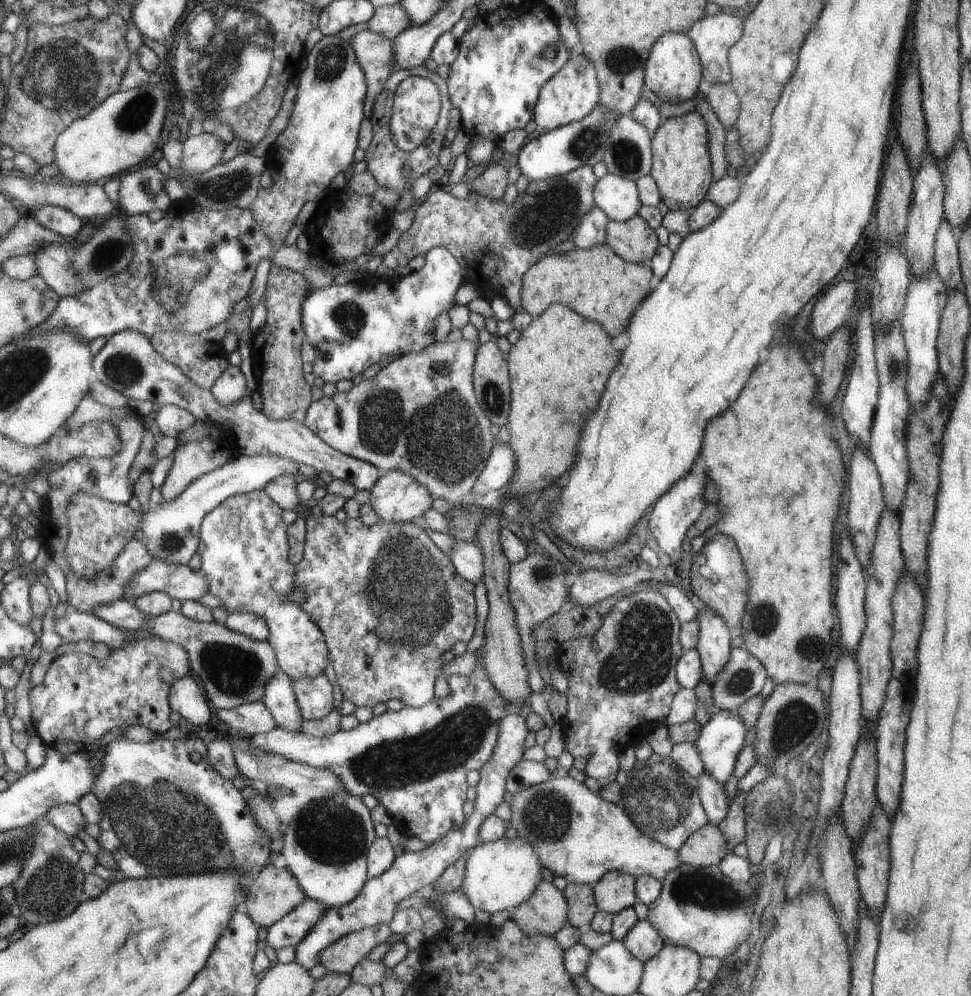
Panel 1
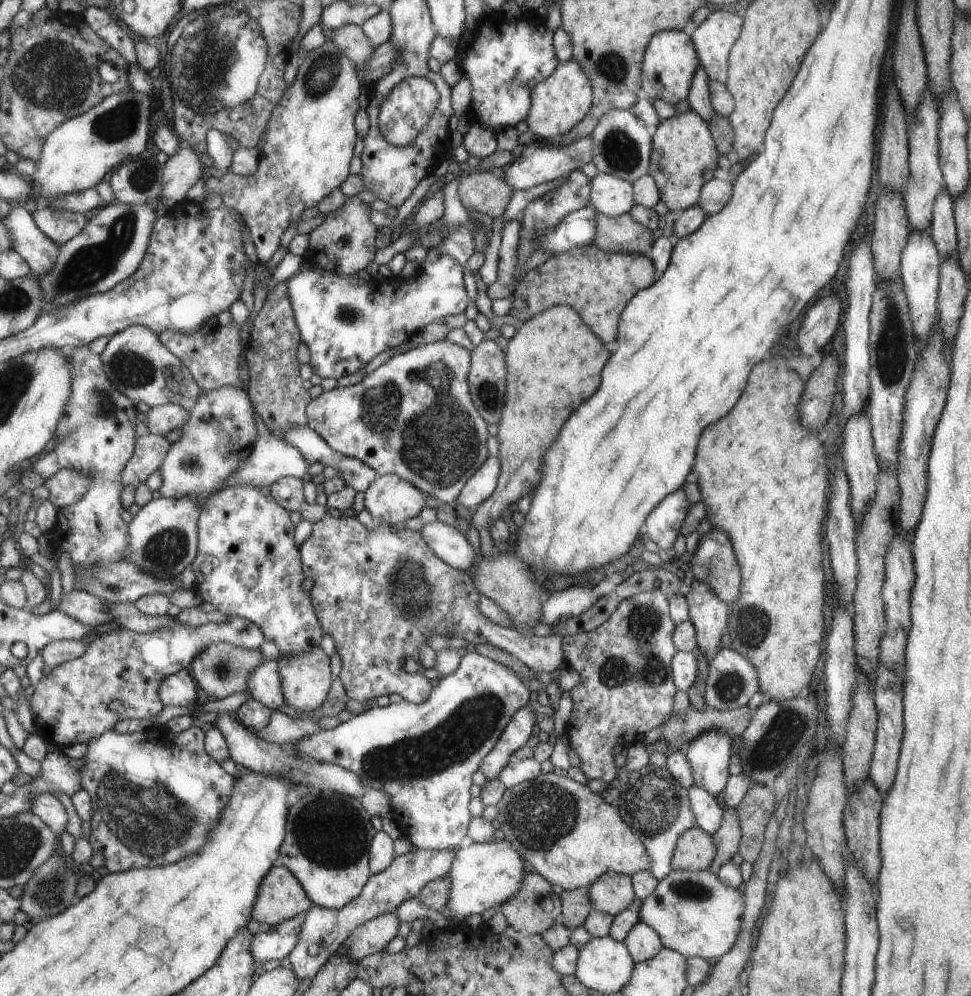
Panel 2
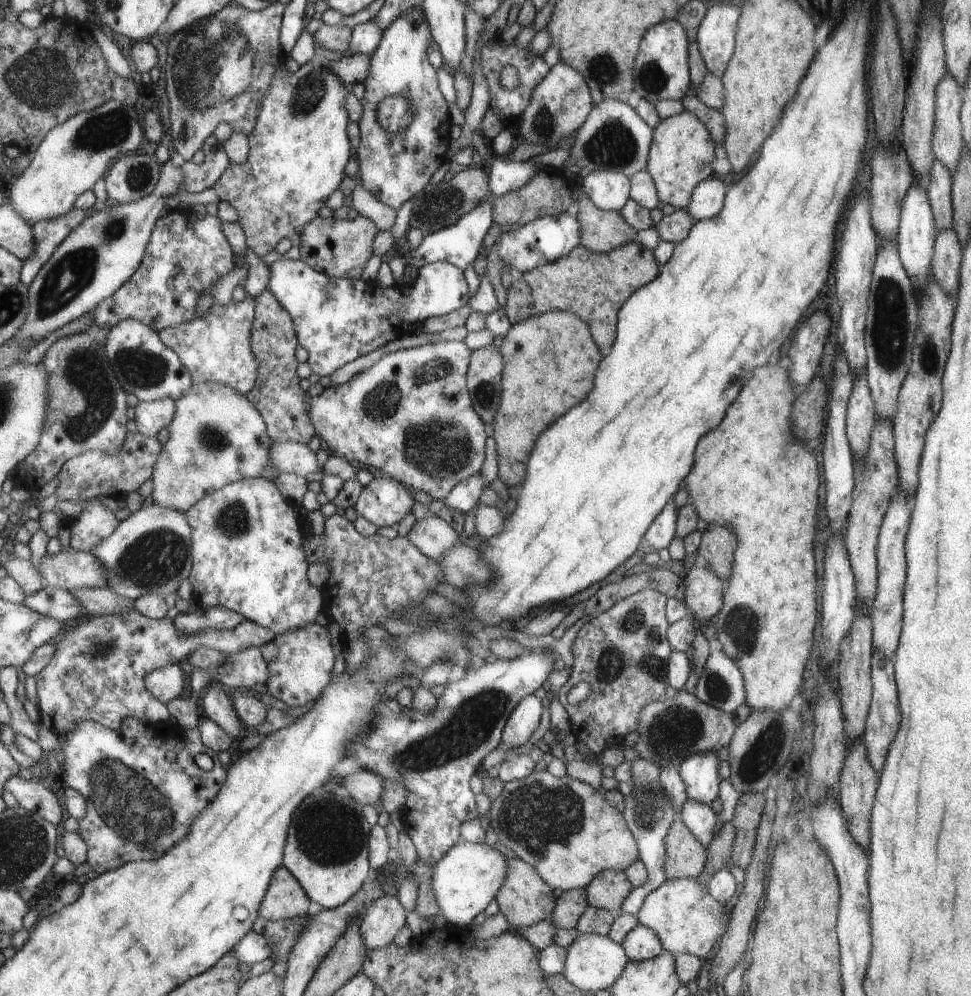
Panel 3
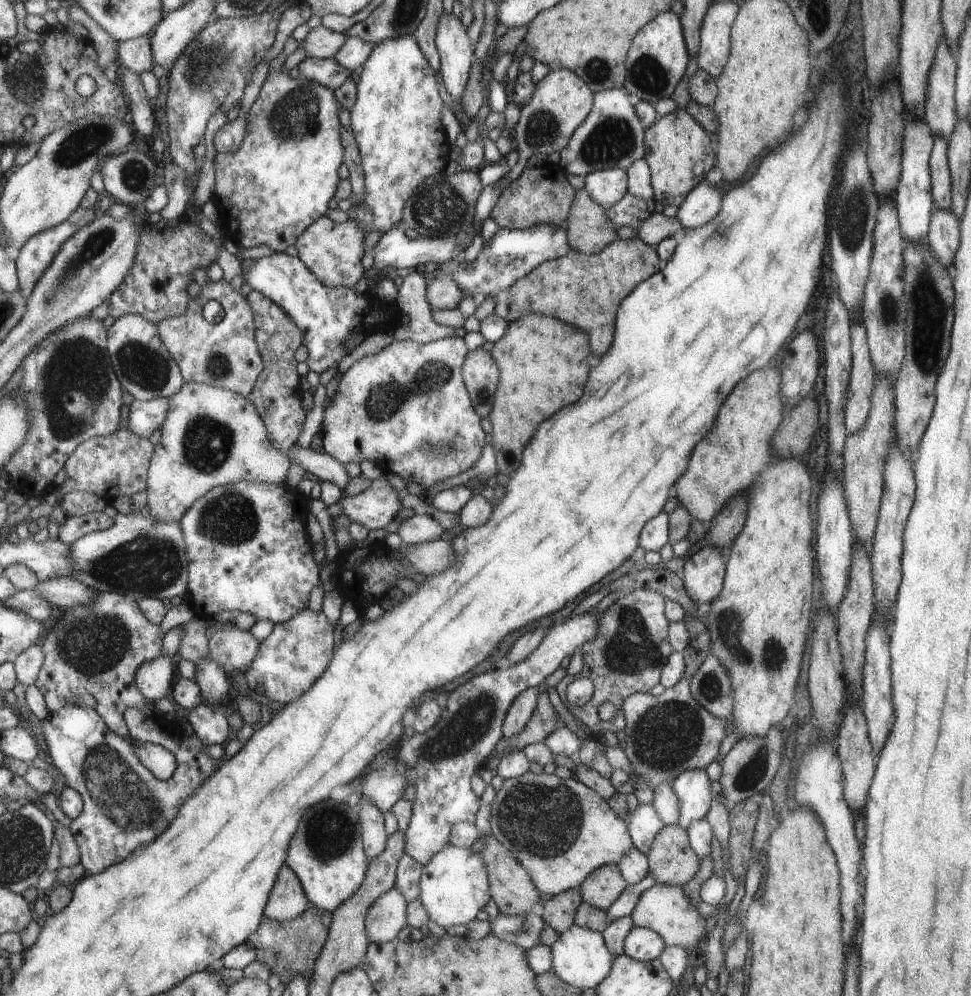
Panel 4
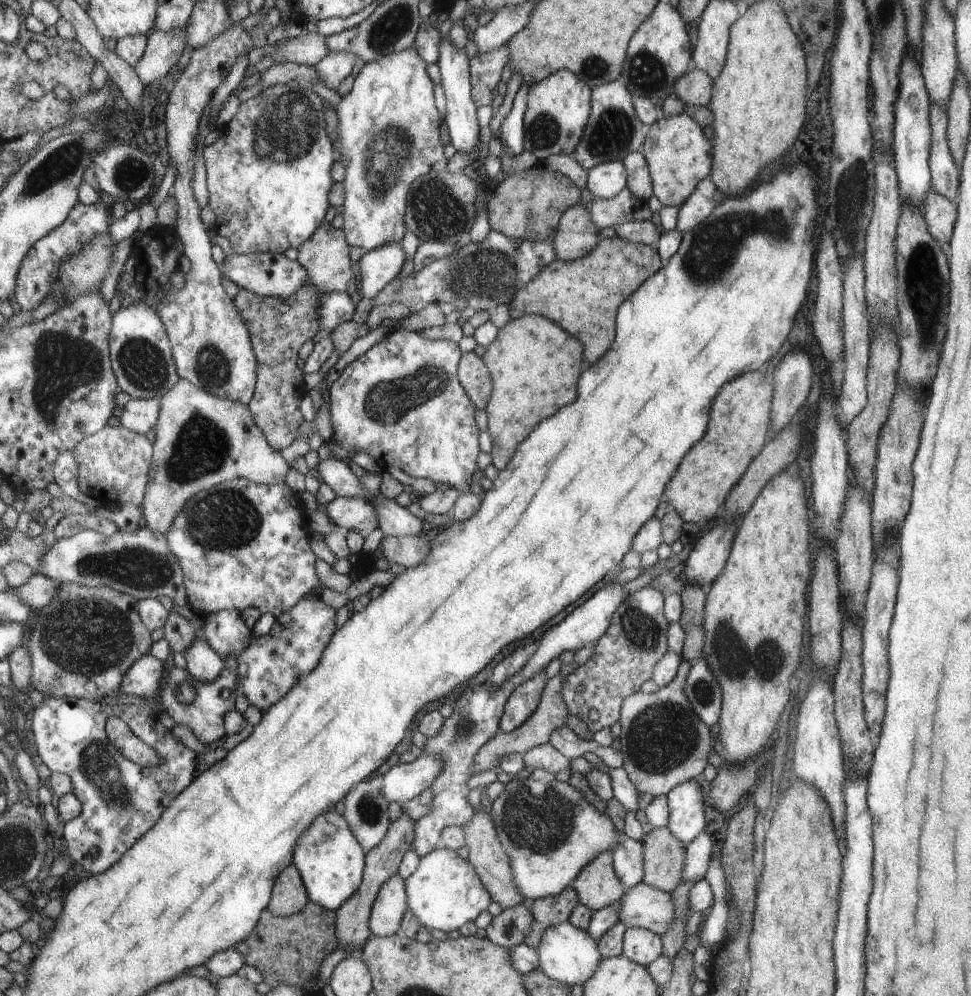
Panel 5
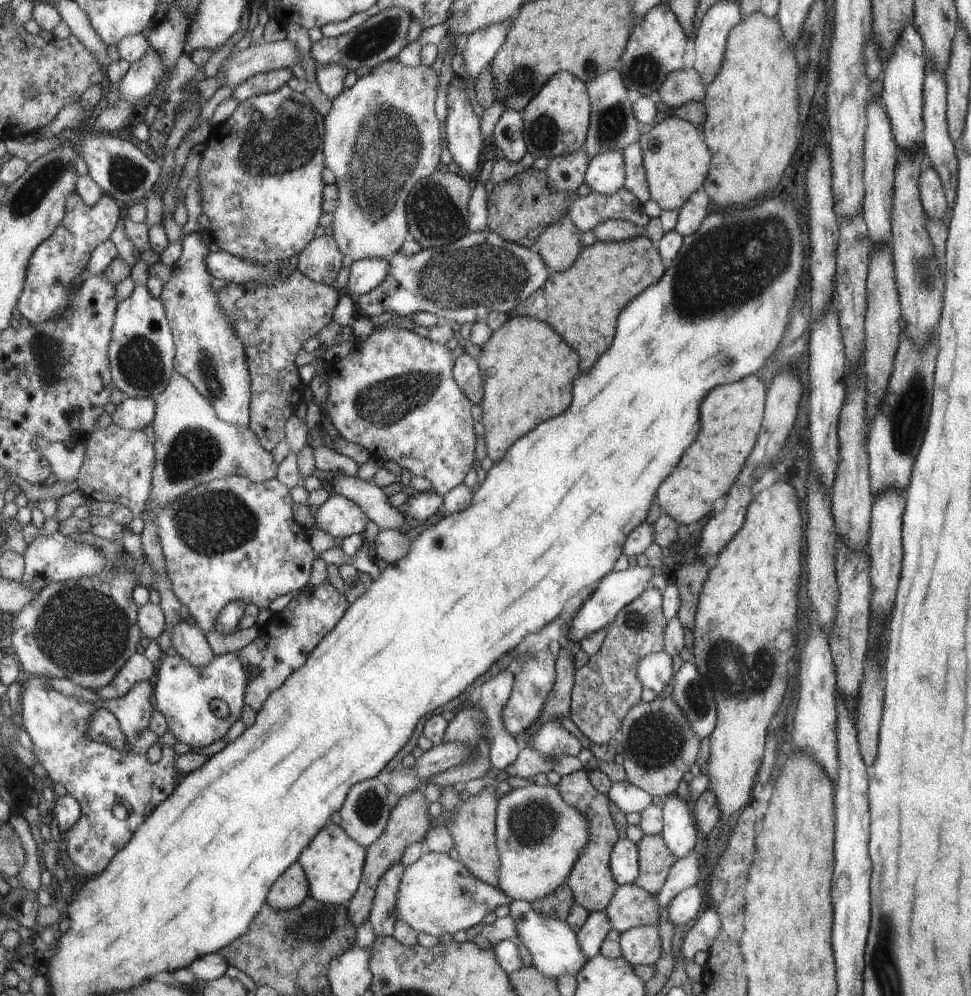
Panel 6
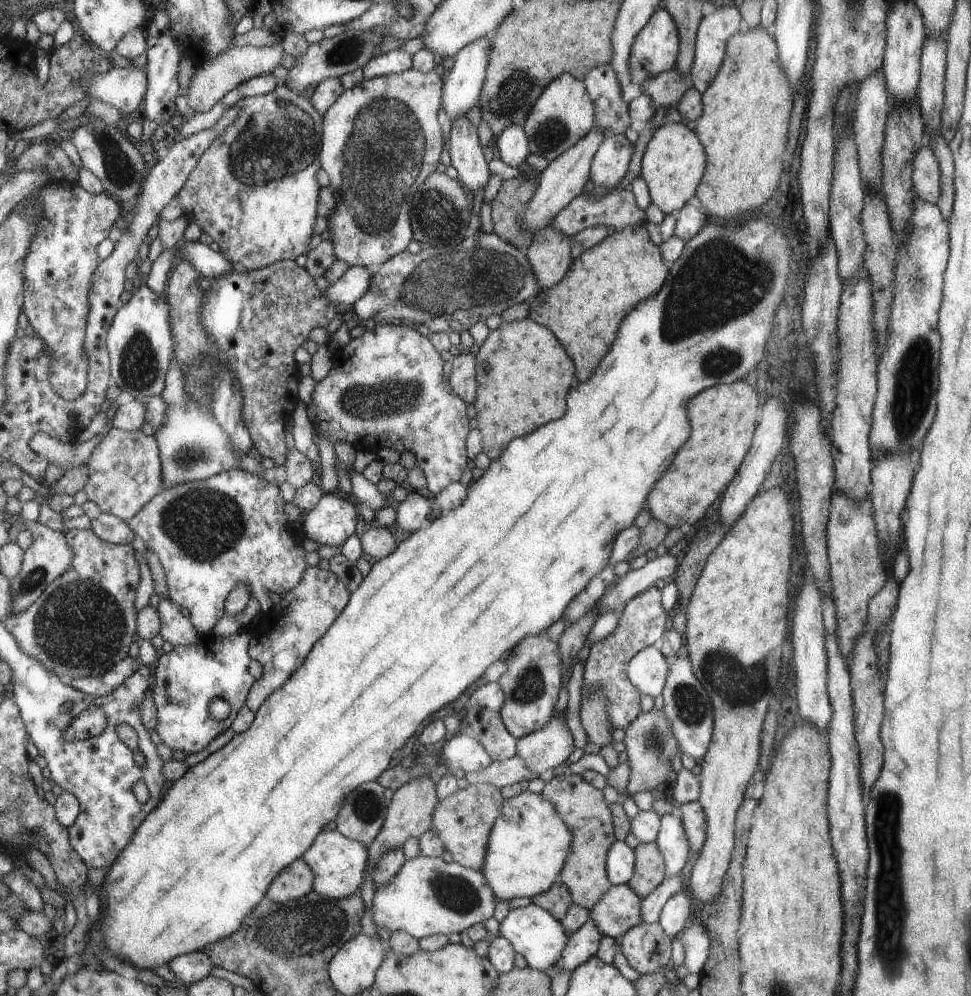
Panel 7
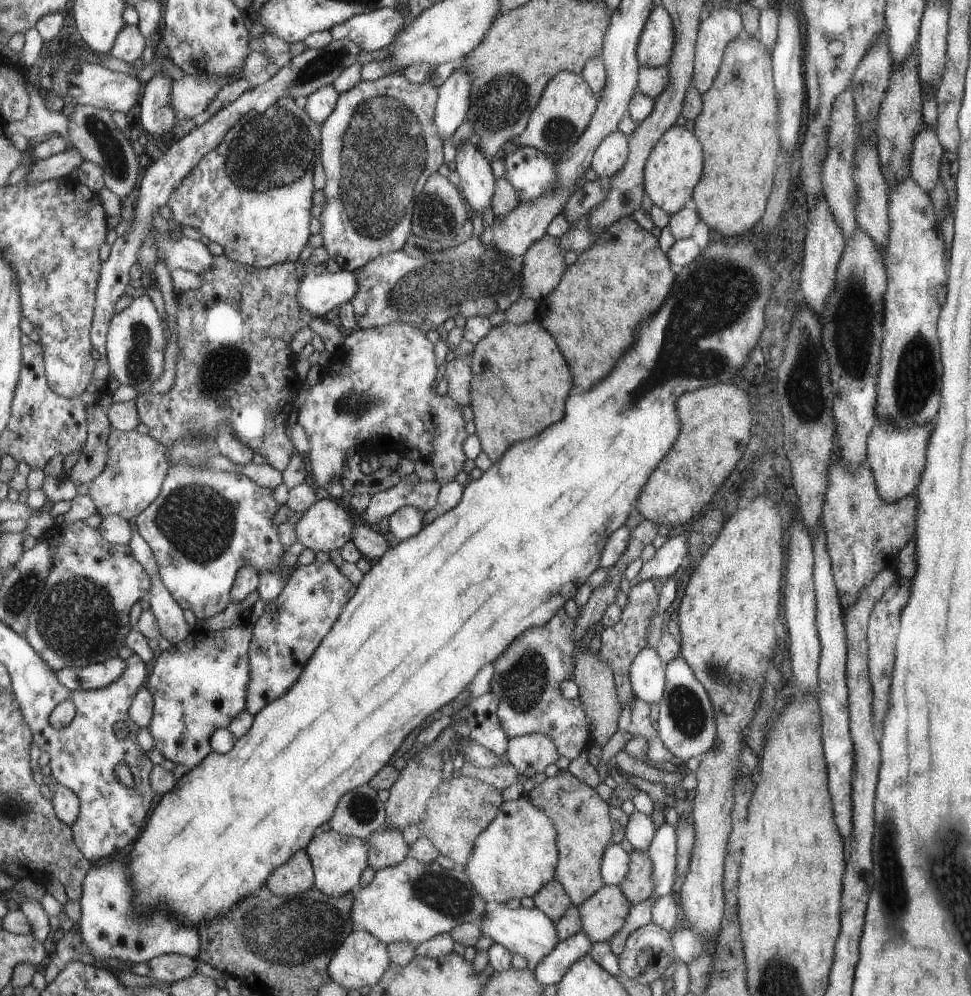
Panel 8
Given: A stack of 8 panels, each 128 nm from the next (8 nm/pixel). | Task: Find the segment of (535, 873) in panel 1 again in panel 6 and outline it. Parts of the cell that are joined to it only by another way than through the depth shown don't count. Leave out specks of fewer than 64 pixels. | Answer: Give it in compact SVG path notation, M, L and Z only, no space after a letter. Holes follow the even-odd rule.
M429 851L414 864L405 866L404 878L397 896L398 918L404 920L417 933L424 932L436 937L454 935L459 930L481 923L496 906L510 904L511 898L494 885L480 880L459 859L452 859L448 853Z

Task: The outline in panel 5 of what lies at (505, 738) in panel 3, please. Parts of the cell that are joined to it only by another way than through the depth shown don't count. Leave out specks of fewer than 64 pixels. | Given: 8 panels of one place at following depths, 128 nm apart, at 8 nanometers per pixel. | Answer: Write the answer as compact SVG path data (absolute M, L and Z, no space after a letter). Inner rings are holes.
M545 673L540 676L534 676L528 683L518 687L514 694L510 696L505 704L505 712L501 718L502 732L512 732L515 728L521 726L525 720L530 718L530 715L537 710L538 703L541 700L541 695L544 694Z

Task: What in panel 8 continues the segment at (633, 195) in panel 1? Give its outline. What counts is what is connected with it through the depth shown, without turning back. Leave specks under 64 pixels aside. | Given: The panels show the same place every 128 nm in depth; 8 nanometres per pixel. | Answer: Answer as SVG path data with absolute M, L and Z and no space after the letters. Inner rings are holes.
M616 130L606 136L593 155L592 170L600 178L612 178L625 167L629 158L629 136Z

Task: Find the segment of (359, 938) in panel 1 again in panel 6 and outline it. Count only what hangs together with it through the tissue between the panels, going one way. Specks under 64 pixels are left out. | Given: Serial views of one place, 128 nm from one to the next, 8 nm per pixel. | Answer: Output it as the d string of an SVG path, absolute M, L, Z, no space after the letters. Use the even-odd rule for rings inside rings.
M397 862L380 878L372 914L369 915L370 923L377 936L393 936L393 932L396 930L396 924L399 920L397 896L400 892L404 872L405 866L401 862Z

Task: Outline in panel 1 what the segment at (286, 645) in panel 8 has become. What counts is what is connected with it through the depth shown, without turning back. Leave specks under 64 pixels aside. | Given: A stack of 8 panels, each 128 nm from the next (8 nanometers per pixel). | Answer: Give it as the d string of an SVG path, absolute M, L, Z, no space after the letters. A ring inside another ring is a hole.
M324 672L312 678L293 680L293 688L304 719L320 720L332 710L332 684Z

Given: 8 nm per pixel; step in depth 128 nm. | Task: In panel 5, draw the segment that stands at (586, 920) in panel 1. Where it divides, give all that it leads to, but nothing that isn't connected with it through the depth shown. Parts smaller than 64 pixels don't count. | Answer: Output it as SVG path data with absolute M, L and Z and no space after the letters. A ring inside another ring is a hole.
M571 884L556 896L531 900L529 909L534 916L534 929L545 929L565 923L580 902L578 892Z

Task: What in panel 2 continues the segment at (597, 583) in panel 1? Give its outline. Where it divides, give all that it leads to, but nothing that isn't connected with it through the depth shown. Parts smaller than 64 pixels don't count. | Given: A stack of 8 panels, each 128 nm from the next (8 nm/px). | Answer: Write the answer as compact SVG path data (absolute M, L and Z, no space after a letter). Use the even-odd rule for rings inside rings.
M572 586L562 591L553 593L549 600L544 602L542 606L542 614L540 614L540 622L552 627L560 621L568 620L586 612L596 600L600 600L596 596L594 588L590 590L590 586Z

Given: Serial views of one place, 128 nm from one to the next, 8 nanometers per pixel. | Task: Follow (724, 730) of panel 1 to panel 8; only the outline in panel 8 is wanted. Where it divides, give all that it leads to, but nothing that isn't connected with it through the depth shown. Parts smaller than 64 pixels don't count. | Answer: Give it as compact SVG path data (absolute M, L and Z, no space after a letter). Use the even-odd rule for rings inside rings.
M667 821L658 828L648 852L653 862L653 881L656 897L668 895L675 882L677 833Z

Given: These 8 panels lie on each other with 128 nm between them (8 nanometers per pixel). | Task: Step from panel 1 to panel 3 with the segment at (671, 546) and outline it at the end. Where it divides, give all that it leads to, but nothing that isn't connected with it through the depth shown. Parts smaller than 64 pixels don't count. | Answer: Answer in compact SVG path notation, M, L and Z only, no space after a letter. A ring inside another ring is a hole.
M672 500L665 504L661 514L653 520L649 530L645 532L644 538L650 548L659 551L668 547L677 529L678 511Z

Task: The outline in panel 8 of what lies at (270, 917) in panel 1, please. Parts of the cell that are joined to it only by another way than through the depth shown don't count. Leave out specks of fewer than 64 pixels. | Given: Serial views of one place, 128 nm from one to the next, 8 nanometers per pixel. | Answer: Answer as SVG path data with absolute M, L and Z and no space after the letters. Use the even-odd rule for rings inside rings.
M301 850L273 872L266 886L274 895L290 897L309 891L315 883L316 874L309 854Z

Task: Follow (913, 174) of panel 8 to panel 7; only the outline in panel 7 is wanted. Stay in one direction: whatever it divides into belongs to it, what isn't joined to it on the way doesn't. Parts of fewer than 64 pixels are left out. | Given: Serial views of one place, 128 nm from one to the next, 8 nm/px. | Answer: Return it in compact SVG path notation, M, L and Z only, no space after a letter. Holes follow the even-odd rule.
M927 146L917 152L913 178L918 198L937 205L942 196L941 167L933 148Z

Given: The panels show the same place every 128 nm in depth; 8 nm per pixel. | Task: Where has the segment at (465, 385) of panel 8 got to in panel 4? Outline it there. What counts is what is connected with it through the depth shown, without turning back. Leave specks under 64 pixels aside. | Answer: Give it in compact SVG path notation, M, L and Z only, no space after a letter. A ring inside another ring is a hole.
M482 348L469 351L463 376L478 416L488 417L496 402L497 387L500 384L497 360L491 352Z

